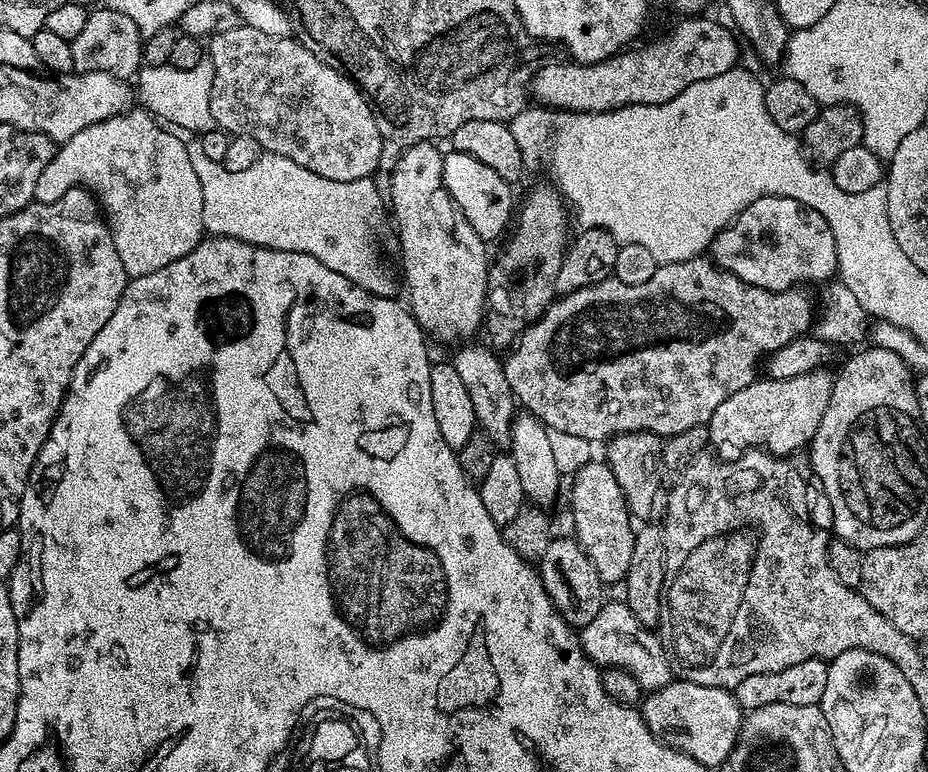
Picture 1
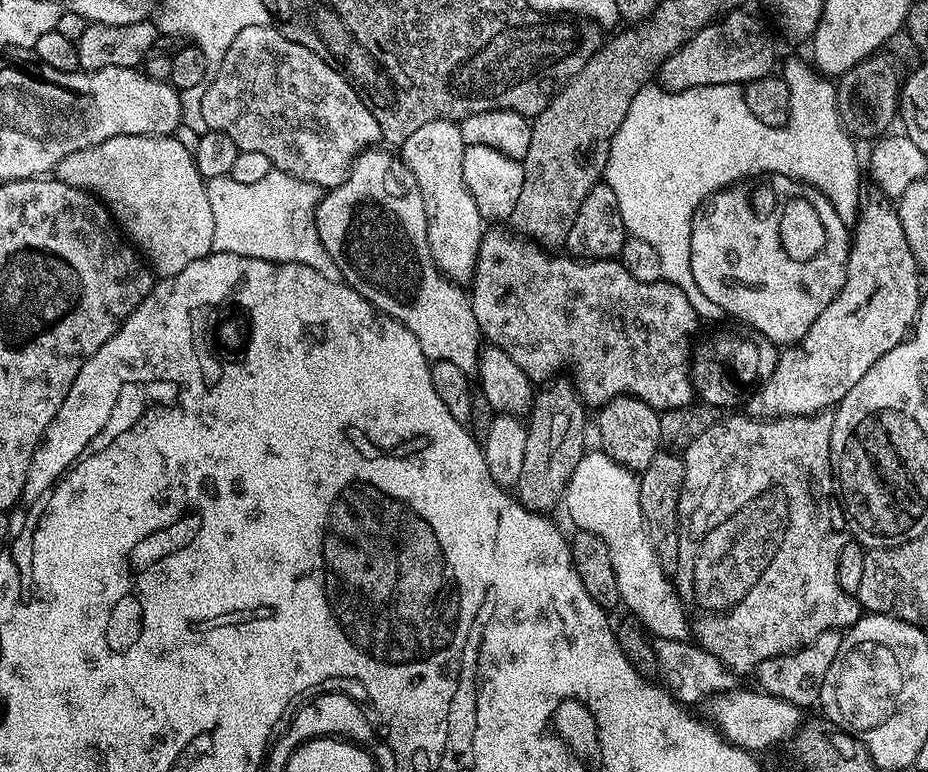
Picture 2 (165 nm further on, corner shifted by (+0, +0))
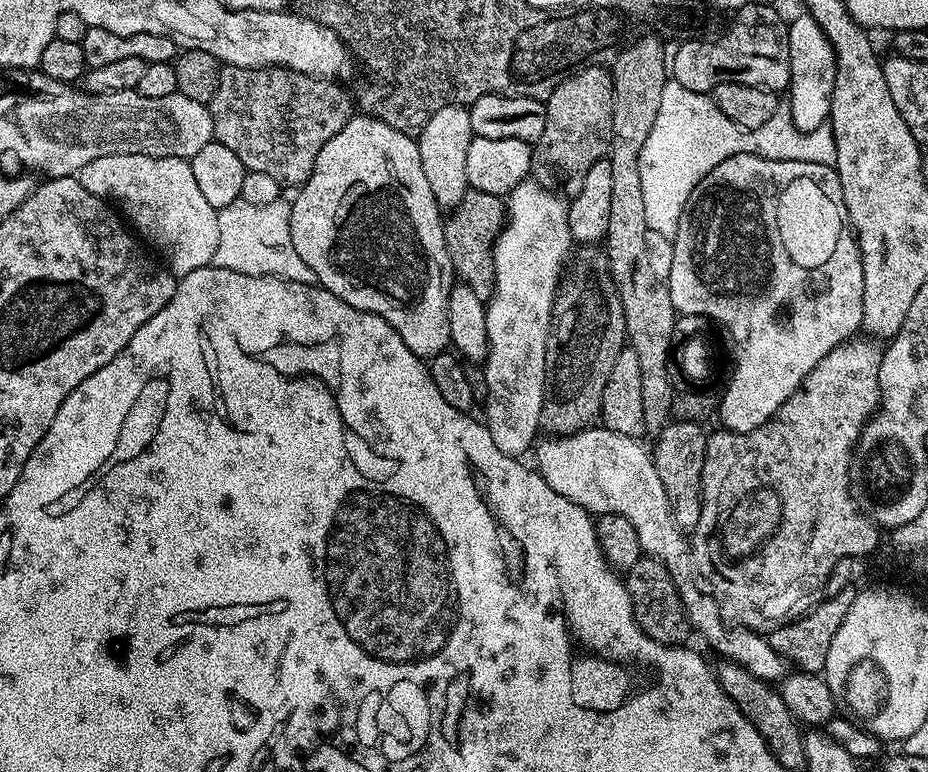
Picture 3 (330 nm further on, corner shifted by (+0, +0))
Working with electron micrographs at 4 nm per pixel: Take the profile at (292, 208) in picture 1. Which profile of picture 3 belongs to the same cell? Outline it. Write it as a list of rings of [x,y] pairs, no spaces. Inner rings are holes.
[[[281,198],[270,202],[270,206],[254,206],[245,200],[235,200],[230,206],[219,209],[218,250],[214,250],[212,264],[226,270],[238,270],[238,274],[255,276],[277,276],[290,282],[316,283],[314,270],[298,258],[294,242],[290,238],[290,214],[292,205]]]

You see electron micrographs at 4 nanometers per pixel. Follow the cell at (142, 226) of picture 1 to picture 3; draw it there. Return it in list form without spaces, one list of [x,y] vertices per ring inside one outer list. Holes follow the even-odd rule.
[[[110,154],[106,158],[94,158],[94,162],[86,162],[86,166],[82,166],[78,174],[78,179],[82,186],[86,186],[86,190],[90,190],[90,194],[115,205],[126,217],[127,223],[145,241],[148,239],[154,247],[160,248],[161,254],[165,256],[163,259],[166,261],[166,267],[173,276],[179,278],[212,264],[214,250],[218,250],[218,210],[210,206],[210,202],[206,202],[189,161],[173,156]]]

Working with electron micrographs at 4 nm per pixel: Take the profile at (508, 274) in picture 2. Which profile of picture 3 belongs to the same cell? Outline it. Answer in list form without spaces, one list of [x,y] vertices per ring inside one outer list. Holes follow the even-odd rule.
[[[469,188],[468,193],[447,213],[444,220],[446,250],[450,254],[452,271],[481,298],[487,297],[492,291],[492,245],[500,235],[505,219],[506,204],[501,197],[486,194],[477,188]]]

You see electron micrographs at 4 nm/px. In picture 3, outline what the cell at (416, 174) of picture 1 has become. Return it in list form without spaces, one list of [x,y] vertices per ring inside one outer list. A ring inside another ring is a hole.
[[[451,104],[438,110],[424,123],[424,127],[418,133],[422,170],[426,174],[426,182],[430,182],[430,190],[434,190],[434,198],[441,209],[455,208],[456,203],[468,193],[466,150],[472,137],[468,108],[459,104]]]

